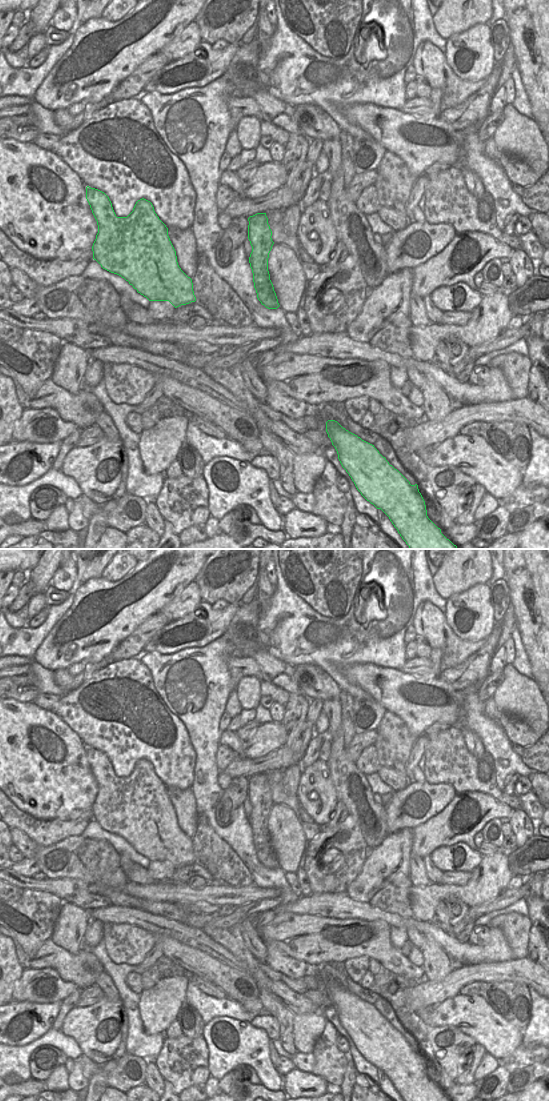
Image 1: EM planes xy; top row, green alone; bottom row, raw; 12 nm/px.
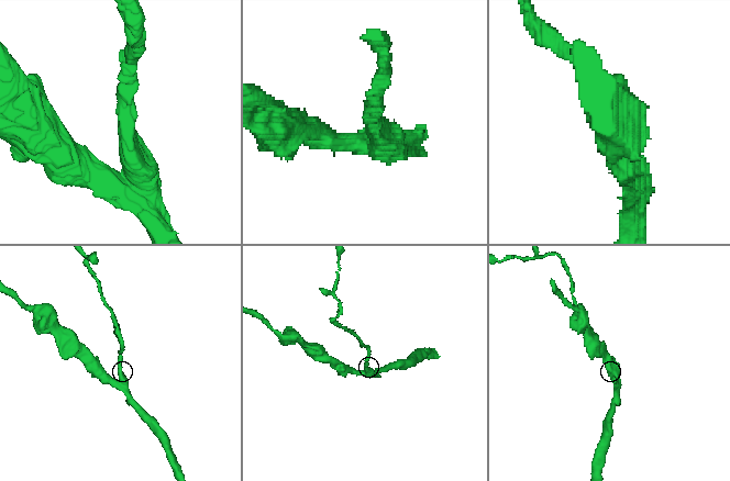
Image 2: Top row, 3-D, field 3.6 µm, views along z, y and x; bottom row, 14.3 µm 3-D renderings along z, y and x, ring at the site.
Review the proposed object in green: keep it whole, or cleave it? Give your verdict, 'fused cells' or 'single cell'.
fused cells

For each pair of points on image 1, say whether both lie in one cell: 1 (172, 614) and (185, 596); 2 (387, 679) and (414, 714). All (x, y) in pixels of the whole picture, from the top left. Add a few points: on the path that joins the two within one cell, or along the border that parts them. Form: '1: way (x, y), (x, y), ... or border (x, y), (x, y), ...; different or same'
1: way (176, 610), (185, 600); same
2: way (394, 688), (411, 705); same

